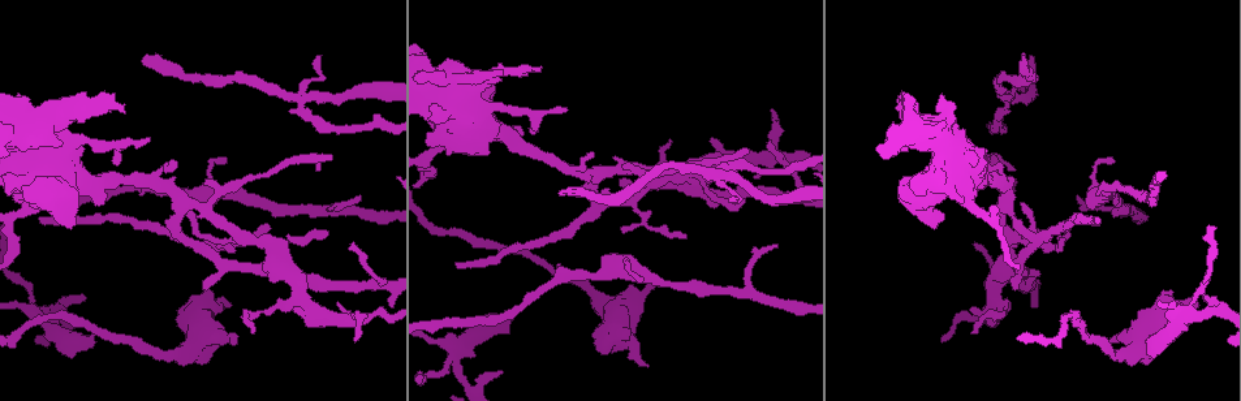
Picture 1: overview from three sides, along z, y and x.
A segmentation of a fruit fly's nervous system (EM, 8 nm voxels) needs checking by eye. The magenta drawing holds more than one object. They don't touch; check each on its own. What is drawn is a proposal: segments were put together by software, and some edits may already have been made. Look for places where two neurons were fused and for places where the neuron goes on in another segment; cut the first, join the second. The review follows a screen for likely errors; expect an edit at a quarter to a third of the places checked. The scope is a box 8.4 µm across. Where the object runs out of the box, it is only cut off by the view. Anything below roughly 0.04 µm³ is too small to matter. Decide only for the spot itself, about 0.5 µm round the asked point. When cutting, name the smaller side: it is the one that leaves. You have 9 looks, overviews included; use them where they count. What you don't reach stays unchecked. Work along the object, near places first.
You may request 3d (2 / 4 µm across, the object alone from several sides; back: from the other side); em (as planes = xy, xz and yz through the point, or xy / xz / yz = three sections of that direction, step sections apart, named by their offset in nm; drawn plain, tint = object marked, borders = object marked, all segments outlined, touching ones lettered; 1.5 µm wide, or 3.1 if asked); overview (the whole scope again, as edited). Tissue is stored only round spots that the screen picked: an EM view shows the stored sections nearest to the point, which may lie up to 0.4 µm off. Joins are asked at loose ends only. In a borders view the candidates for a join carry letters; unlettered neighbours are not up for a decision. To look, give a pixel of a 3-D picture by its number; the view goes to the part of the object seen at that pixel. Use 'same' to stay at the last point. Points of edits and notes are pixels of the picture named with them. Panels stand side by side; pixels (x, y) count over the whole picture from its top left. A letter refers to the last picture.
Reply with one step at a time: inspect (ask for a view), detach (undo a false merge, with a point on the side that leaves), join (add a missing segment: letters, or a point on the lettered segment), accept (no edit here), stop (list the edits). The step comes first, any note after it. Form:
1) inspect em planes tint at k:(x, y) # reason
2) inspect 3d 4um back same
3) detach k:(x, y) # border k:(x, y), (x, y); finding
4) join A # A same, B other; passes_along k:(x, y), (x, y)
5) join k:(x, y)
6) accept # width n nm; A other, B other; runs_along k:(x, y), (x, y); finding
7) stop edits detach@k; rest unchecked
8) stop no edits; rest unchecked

inspect 3d 2um at 1:(299, 97) # branch point

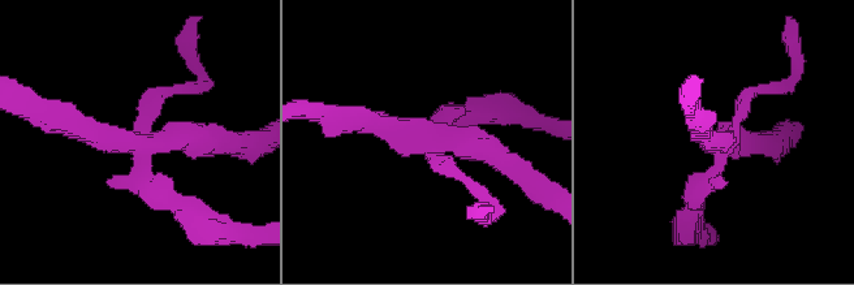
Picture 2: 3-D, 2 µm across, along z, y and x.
inspect em xy step 8 tint at 2:(434, 143) # need the tissue

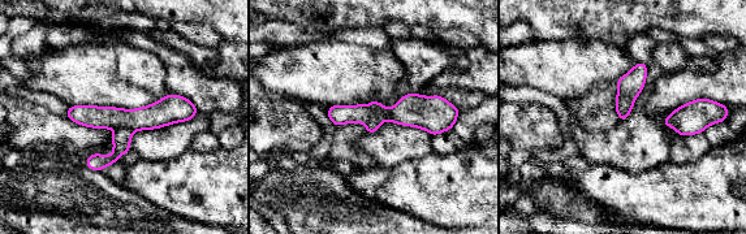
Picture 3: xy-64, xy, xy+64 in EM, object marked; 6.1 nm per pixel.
inspect em planes borders same

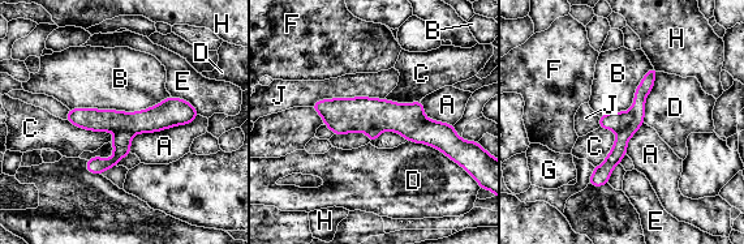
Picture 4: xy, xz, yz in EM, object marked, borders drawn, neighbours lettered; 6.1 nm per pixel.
detach 4:(619, 150) # A other, B other, C other, D other, E other, F other, G other, H other, J other; part_leaving 4:(652, 73), (637, 123), (593, 182); two neurons meet here

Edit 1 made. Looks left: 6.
inspect em planes tint at 1:(145, 62) # branch stops here

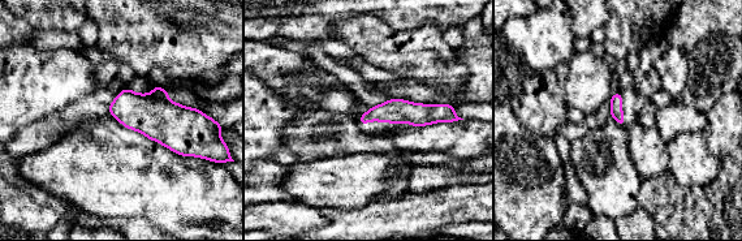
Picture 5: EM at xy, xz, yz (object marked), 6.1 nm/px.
inspect em planes borders same # see the neighbours

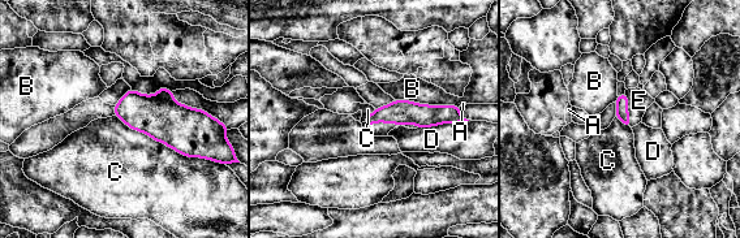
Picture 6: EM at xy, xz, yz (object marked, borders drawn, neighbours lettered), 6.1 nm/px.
join E # A other, B other, C other, D other, E same; the neuron continues

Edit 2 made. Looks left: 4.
inspect 3d 4um at 1:(93, 338) # branch stops here

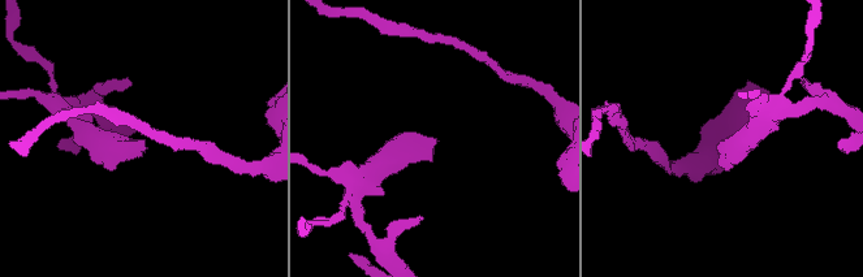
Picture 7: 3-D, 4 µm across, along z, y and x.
inspect em planes borders at 7:(436, 140) # need the tissue

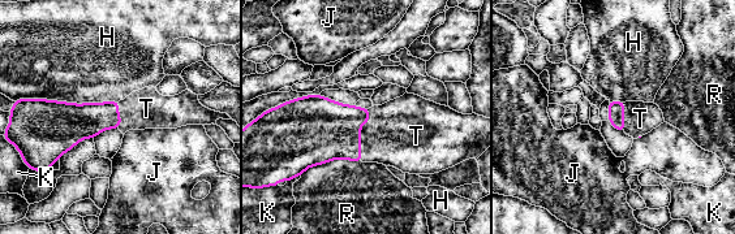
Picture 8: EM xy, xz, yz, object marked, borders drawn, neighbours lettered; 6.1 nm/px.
join T # H other, J other, K other, R other, T same; passes_along 8:(319, 130), (360, 133), (400, 133); the neuron continues

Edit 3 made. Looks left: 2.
stop edits detach@4, join@6, join@8; rest unchecked

